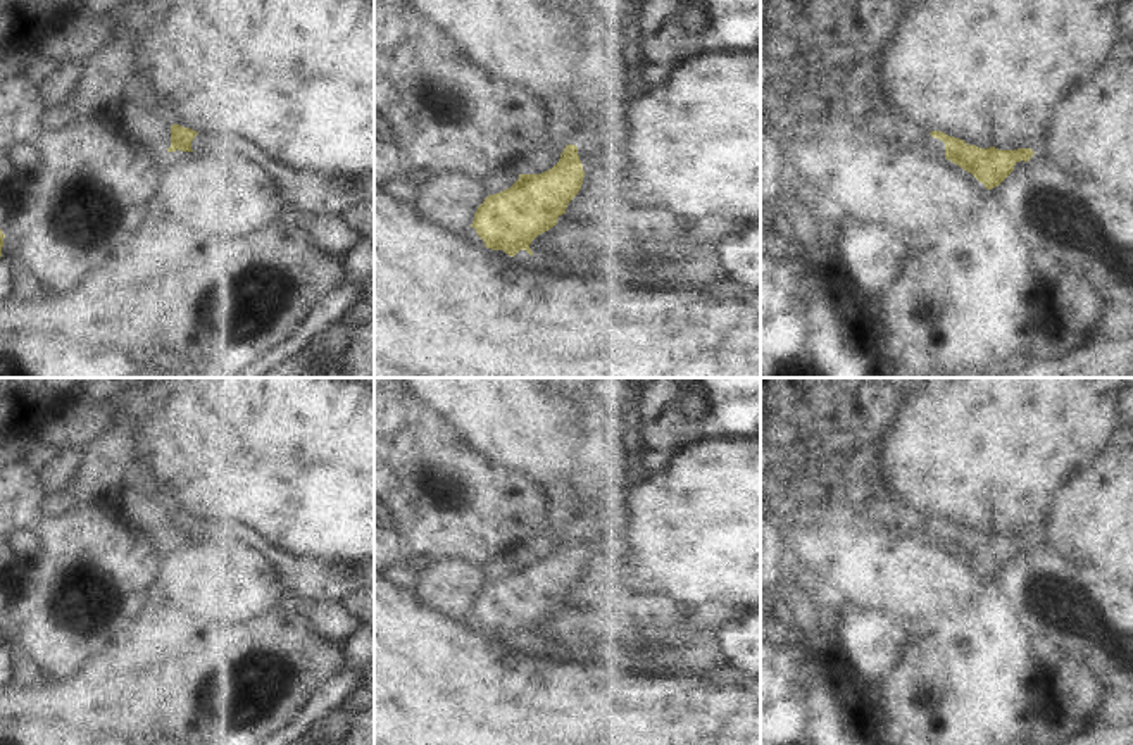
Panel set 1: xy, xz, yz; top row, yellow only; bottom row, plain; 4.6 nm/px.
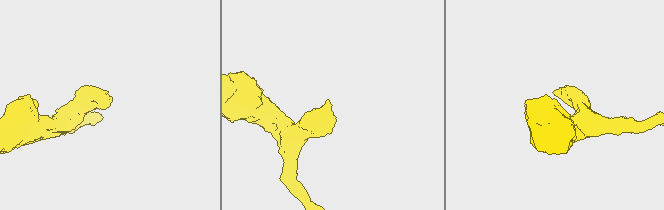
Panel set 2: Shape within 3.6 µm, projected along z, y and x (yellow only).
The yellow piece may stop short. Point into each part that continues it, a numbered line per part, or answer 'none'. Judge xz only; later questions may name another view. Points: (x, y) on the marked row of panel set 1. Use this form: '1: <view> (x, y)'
1: xz (613, 161)

